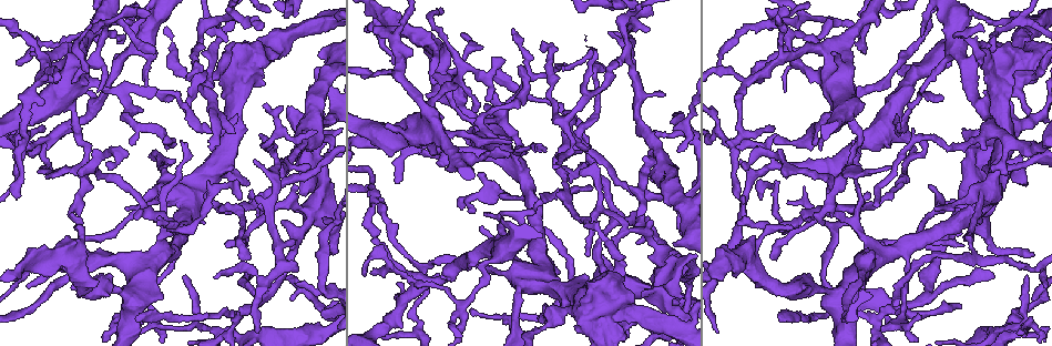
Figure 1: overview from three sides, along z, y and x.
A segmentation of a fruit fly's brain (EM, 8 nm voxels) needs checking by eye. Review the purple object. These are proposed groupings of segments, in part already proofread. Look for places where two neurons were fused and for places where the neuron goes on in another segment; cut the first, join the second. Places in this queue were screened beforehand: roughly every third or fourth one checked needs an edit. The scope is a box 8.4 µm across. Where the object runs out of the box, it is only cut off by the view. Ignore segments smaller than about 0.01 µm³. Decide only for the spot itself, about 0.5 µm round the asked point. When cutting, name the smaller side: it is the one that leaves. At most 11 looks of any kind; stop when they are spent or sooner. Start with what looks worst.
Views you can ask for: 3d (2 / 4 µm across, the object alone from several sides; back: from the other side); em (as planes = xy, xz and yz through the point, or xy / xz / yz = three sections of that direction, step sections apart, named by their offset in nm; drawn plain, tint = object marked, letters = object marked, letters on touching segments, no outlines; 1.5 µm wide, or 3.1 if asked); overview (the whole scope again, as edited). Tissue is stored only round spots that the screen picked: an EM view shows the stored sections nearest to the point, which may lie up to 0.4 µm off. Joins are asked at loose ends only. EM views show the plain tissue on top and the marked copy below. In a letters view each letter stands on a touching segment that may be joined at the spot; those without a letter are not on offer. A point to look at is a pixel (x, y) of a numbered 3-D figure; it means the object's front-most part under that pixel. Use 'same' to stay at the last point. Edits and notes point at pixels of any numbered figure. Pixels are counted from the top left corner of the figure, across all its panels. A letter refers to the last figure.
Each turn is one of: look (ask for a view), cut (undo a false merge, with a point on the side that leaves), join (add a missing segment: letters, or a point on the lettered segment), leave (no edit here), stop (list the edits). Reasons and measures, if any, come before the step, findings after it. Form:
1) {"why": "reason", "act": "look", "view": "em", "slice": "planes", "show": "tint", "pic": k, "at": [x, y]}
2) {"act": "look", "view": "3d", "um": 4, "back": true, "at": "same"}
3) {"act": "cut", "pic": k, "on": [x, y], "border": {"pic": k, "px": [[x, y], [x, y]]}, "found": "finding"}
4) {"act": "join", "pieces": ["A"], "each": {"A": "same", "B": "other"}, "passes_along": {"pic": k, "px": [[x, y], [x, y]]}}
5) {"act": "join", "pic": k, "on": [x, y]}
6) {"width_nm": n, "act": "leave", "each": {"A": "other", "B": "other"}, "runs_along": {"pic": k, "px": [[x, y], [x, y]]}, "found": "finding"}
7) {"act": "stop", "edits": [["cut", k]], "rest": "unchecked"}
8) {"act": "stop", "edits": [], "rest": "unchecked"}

{"why": "an open end", "act": "look", "view": "3d", "um": 4, "pic": 1, "at": [324, 219]}

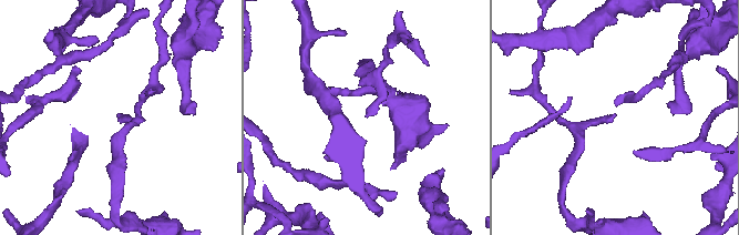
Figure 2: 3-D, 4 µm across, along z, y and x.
{"act": "look", "view": "em", "slice": "xz", "step": 8, "show": "tint", "pic": 2, "at": [367, 116]}

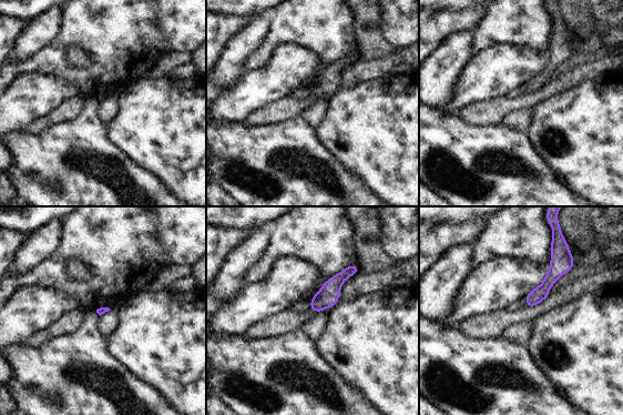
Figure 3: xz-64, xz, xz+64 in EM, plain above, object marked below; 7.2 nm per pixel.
{"act": "look", "view": "em", "slice": "planes", "show": "letters", "at": "same"}

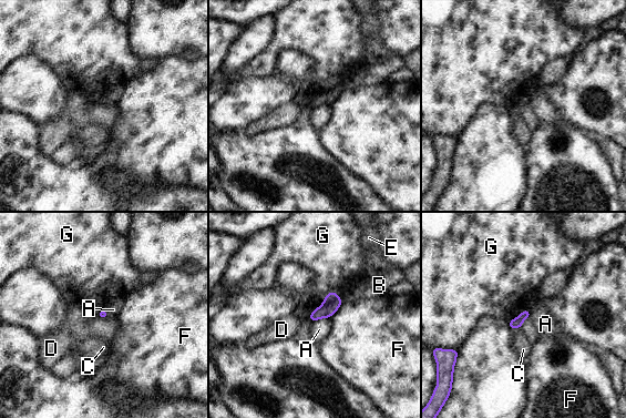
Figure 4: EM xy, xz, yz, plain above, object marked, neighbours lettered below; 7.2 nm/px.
{"act": "leave", "each": {"A": "other", "B": "other", "C": "other", "D": "other", "E": "other", "F": "other", "G": "other"}, "border": {"pic": 4, "px": [[329, 317], [311, 322]]}, "found": "no lettered segment goes on from it"}

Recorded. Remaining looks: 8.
{"act": "look", "view": "em", "slice": "planes", "show": "letters", "pic": 1, "at": [774, 128]}

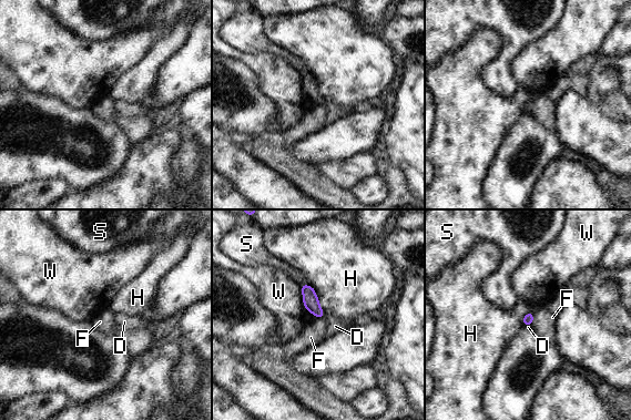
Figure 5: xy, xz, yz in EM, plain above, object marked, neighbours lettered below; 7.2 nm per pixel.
{"width_nm": 80, "longest_contact_nm": ["W", 280], "act": "leave", "each": {"D": "other", "F": "other", "H": "other", "S": "other", "W": "other"}, "found": "none of them fits"}

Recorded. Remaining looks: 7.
{"why": "end of a long branch", "act": "look", "view": "em", "slice": "planes", "show": "tint", "pic": 1, "at": [781, 317]}

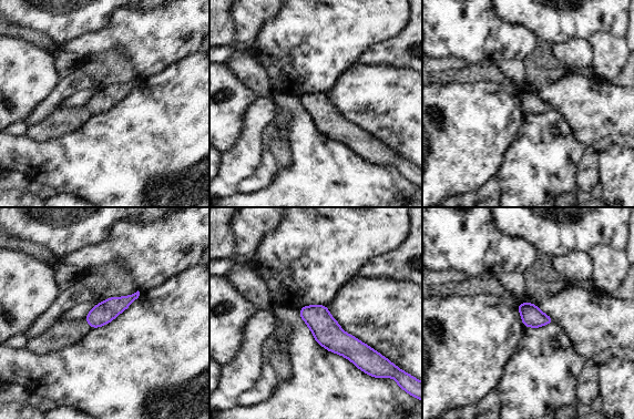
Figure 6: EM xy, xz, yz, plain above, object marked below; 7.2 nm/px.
{"why": "what lies round it", "act": "look", "view": "em", "slice": "planes", "show": "letters", "at": "same"}

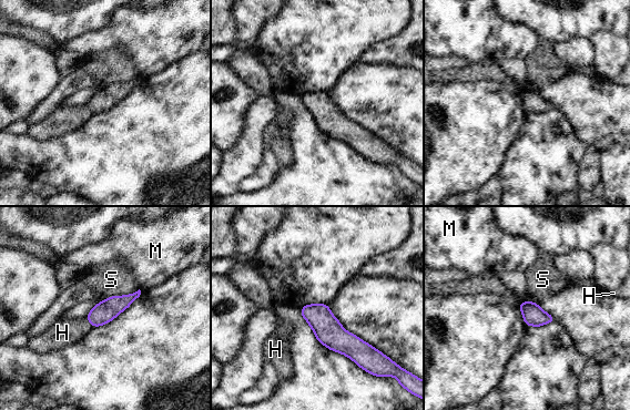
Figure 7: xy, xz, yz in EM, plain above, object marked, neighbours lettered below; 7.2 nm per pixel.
{"longest_contact_nm": ["S", 320], "act": "leave", "each": {"H": "other", "M": "other", "S": "other"}, "found": "none of them fits"}

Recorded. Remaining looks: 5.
{"why": "an open end", "act": "look", "view": "3d", "um": 4, "pic": 1, "at": [16, 61]}

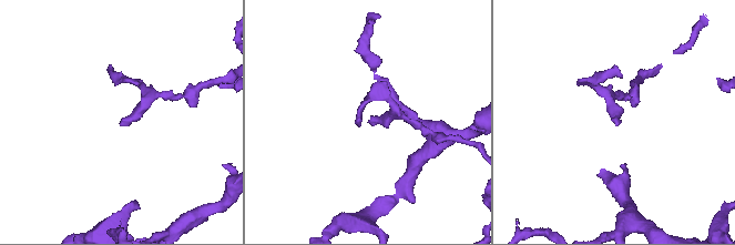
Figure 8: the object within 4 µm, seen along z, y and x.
{"why": "now the EM", "act": "look", "view": "em", "slice": "yz", "step": 4, "show": "letters", "pic": 8, "at": [370, 121]}

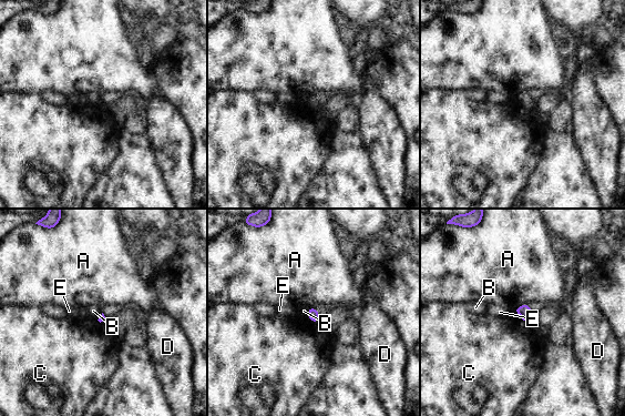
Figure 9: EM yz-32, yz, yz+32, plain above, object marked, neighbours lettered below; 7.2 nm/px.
{"why": "cut it another way", "act": "look", "view": "em", "slice": "planes", "show": "letters", "at": "same"}

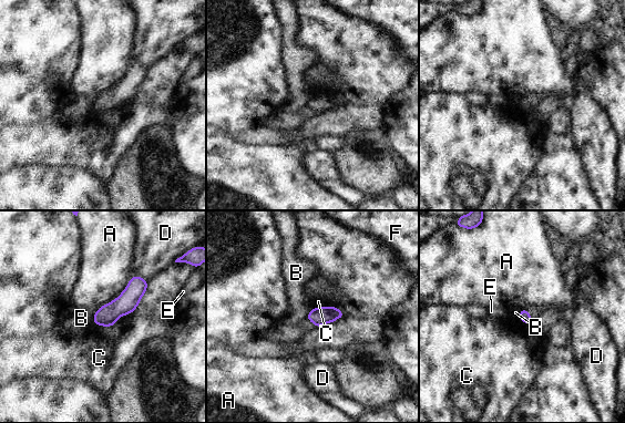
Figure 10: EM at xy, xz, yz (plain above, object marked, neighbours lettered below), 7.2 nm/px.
{"act": "leave", "each": {"A": "other", "B": "other", "C": "other", "D": "other", "E": "other", "F": "other"}, "found": "no lettered segment goes on from it"}

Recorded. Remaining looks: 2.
{"why": "thin end", "act": "look", "view": "3d", "um": 4, "pic": 1, "at": [182, 276]}

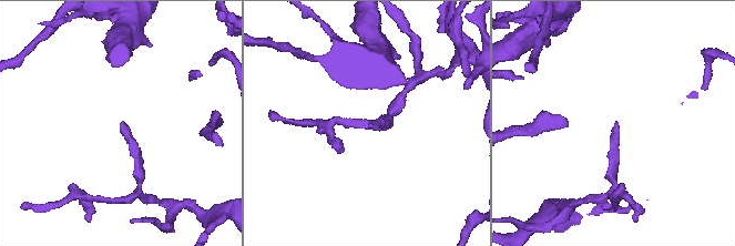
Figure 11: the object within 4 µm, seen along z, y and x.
{"act": "look", "view": "em", "slice": "planes", "show": "letters", "pic": 11, "at": [616, 123]}

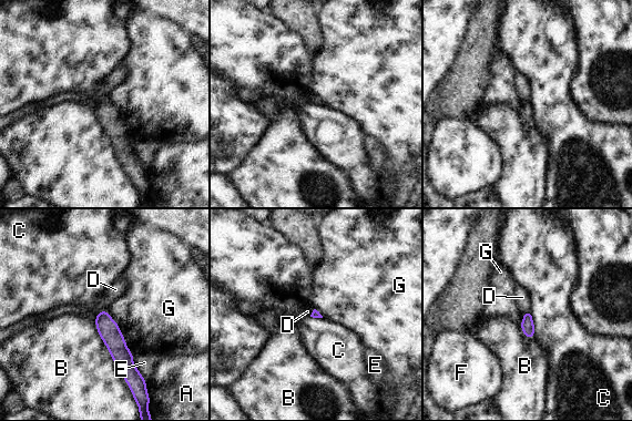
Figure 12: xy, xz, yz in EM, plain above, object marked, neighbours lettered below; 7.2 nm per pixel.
{"act": "leave", "each": {"A": "other", "B": "other", "C": "other", "D": "other", "E": "other", "F": "other", "G": "other"}, "border": {"pic": 12, "px": [[530, 311], [534, 337]]}, "found": "none of them fits"}

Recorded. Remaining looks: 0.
{"act": "stop", "edits": [], "rest": "unchecked"}

